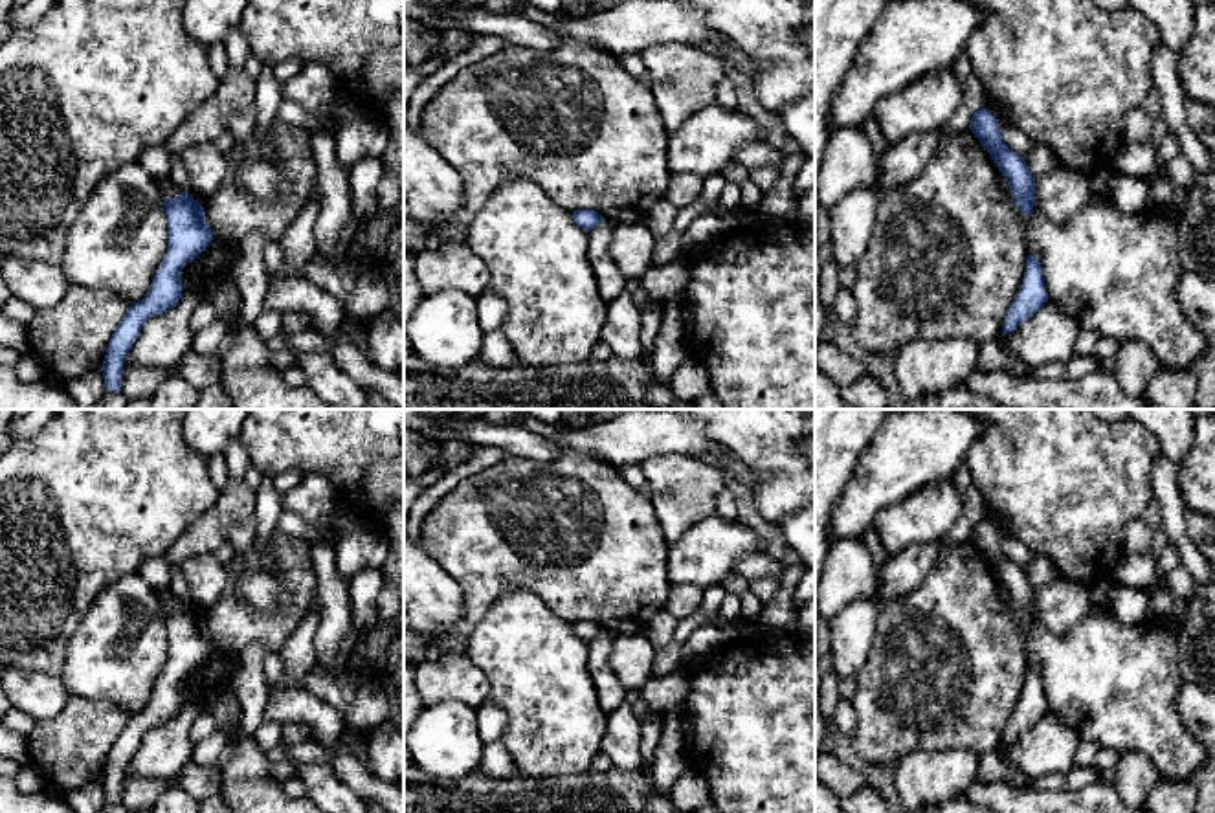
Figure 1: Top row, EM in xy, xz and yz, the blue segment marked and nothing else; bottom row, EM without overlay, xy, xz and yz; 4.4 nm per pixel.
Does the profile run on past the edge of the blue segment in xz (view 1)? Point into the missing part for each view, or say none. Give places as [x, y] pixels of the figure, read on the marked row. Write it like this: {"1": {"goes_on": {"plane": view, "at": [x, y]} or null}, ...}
{"1": {"goes_on": null}}

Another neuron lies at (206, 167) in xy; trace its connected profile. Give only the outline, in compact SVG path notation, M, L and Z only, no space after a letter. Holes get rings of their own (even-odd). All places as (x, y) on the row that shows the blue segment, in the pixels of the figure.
M211 141L191 145L180 156L200 204L207 202L229 173L228 158Z

